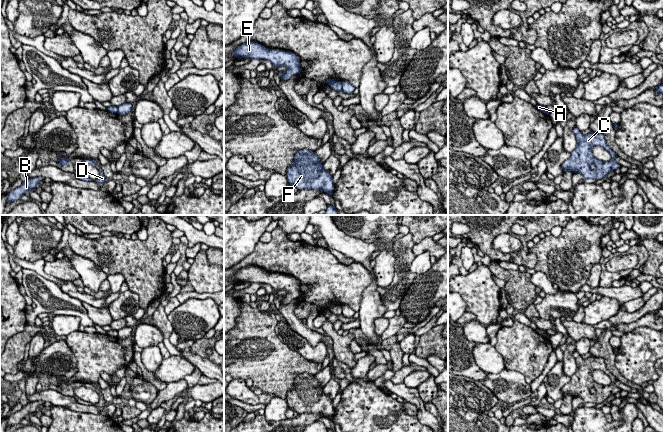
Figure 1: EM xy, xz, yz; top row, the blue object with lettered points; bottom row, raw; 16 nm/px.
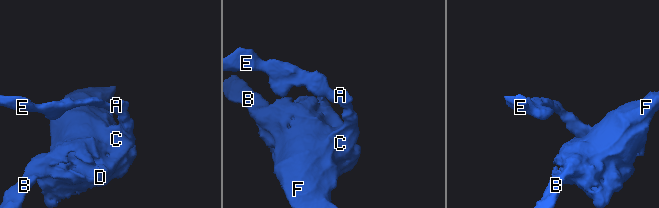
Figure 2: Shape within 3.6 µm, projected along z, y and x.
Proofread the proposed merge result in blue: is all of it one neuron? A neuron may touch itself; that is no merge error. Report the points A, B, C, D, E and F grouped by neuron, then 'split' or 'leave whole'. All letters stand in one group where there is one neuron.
groups A B C D F / E; split

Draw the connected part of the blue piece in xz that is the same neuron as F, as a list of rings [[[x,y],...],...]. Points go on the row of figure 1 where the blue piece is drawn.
[[[302,149],[295,154],[293,163],[287,169],[288,184],[298,190],[315,189],[325,191],[332,197],[334,184],[333,177],[328,173],[315,151]]]

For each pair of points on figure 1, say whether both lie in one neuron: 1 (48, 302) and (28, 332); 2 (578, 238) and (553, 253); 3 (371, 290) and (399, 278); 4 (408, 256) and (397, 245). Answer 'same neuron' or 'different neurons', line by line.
1: different neurons
2: same neuron
3: different neurons
4: same neuron

